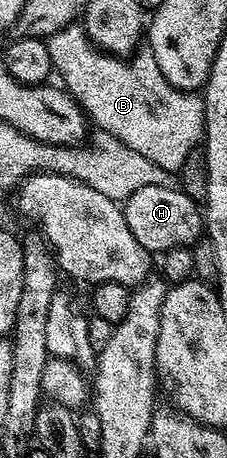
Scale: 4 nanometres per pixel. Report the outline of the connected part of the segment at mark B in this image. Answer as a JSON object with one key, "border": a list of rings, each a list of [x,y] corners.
{"border":[[[80,25],[64,26],[63,29],[50,34],[48,39],[51,52],[51,64],[60,85],[69,91],[85,112],[86,119],[94,122],[97,130],[105,130],[115,136],[127,148],[135,148],[139,156],[147,156],[159,168],[170,172],[180,171],[180,166],[189,158],[193,149],[202,145],[205,136],[205,99],[200,93],[175,88],[159,72],[159,64],[155,64],[155,56],[148,48],[136,51],[128,60],[121,56],[106,54],[97,49],[85,35]]]}

